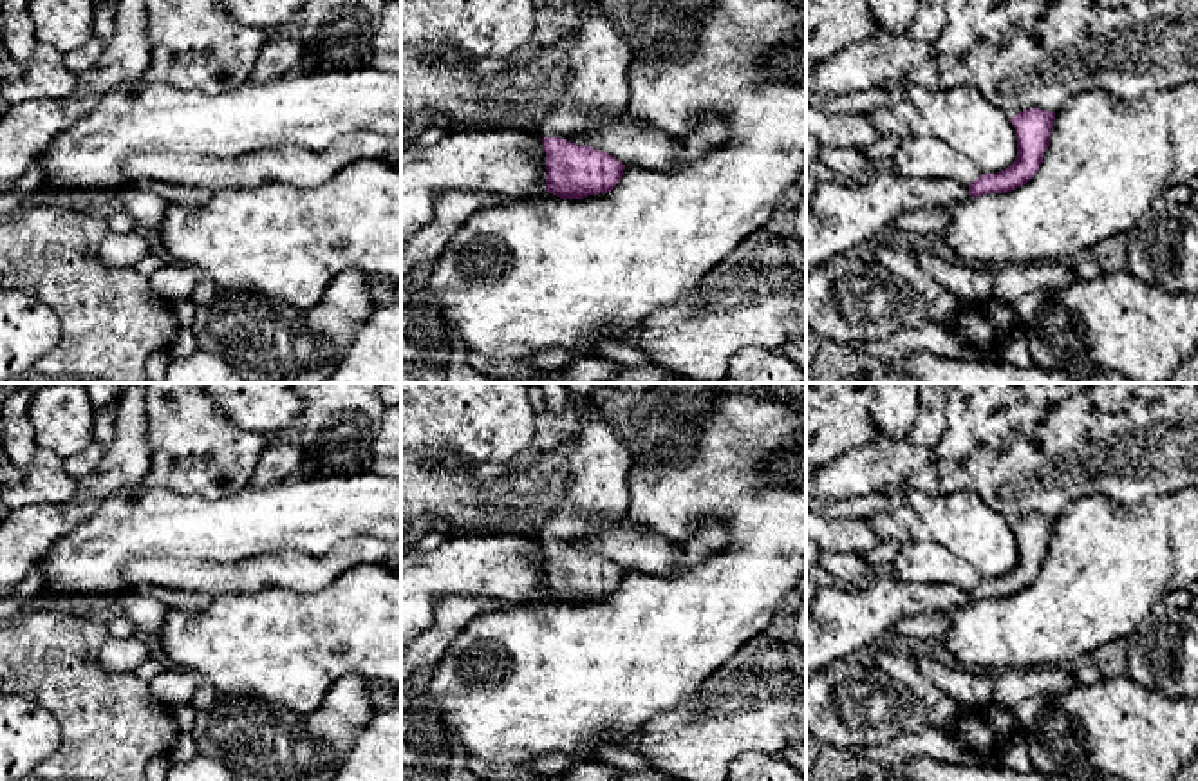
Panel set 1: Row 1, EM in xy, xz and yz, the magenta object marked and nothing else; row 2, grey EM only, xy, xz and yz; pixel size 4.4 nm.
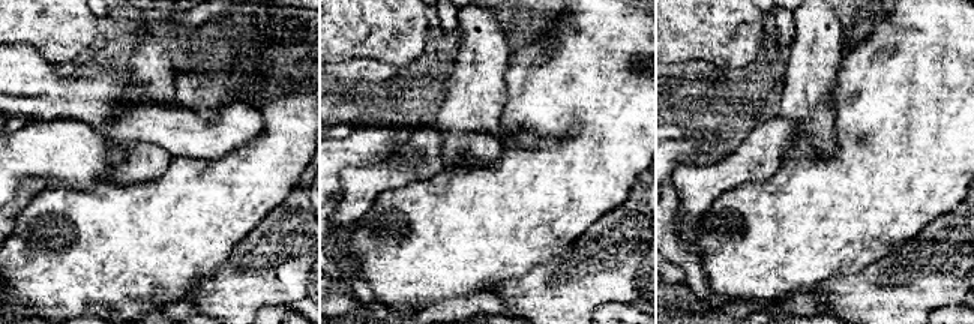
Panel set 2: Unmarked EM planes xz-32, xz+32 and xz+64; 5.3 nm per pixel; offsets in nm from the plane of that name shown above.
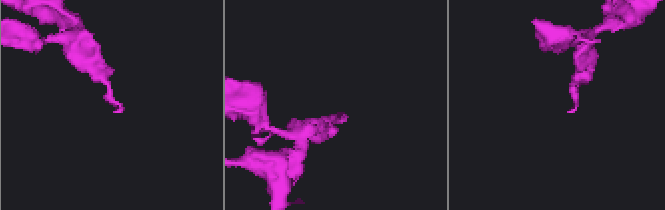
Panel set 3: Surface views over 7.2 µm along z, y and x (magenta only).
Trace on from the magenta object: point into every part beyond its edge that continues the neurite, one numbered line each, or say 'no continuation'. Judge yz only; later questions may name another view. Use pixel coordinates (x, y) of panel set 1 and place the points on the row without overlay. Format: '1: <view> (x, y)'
1: yz (841, 622)

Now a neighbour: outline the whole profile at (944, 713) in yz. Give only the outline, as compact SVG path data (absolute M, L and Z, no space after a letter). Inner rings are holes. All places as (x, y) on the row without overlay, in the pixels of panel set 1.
M871 647L860 658L903 682L927 707L931 725L947 732L956 732L963 718L963 707L949 694L925 680L911 656L896 654L887 649Z

